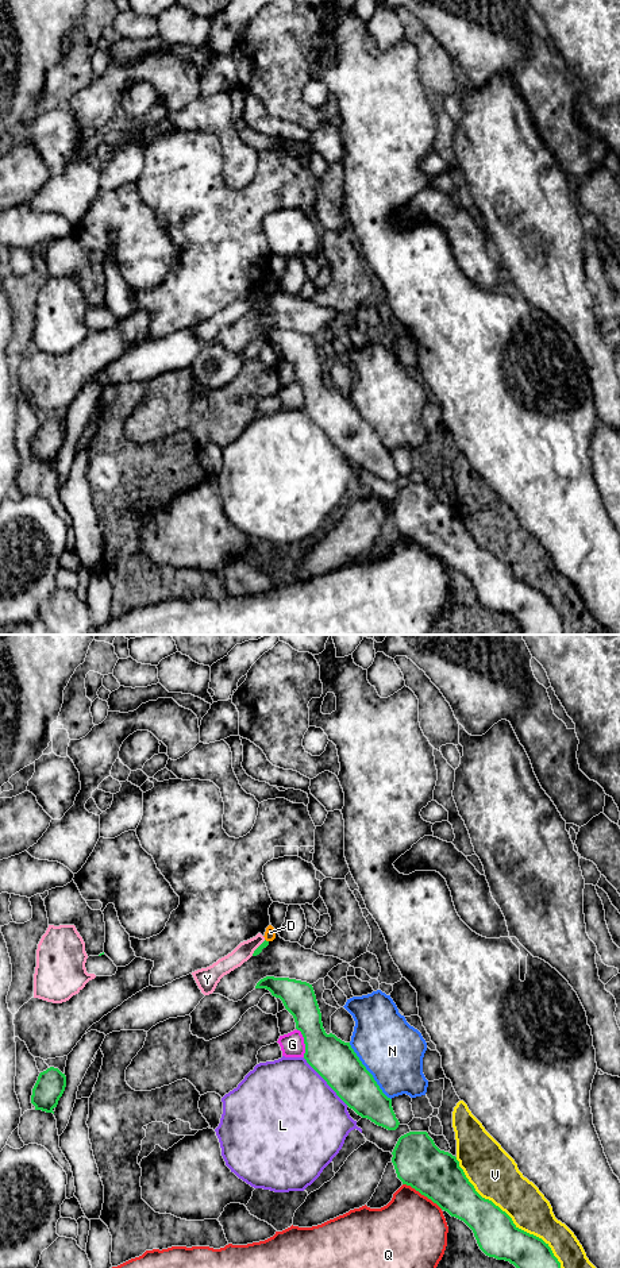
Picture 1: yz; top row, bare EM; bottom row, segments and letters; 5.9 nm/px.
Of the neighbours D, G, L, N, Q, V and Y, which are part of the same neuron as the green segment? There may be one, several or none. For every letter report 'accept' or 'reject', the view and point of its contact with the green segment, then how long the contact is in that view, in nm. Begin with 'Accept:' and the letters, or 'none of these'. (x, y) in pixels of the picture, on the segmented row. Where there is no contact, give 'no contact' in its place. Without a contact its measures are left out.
Accept: none of these
D: reject; contact yz (265, 940); length 30 nm
G: reject; contact yz (304, 1043); length 180 nm
L: reject; contact yz (326, 1080); length 400 nm
N: reject; contact yz (368, 1071); length 420 nm
Q: reject; contact yz (423, 1194); length 280 nm
V: reject; contact yz (507, 1214); length 900 nm
Y: reject; contact yz (257, 948); length 130 nm

